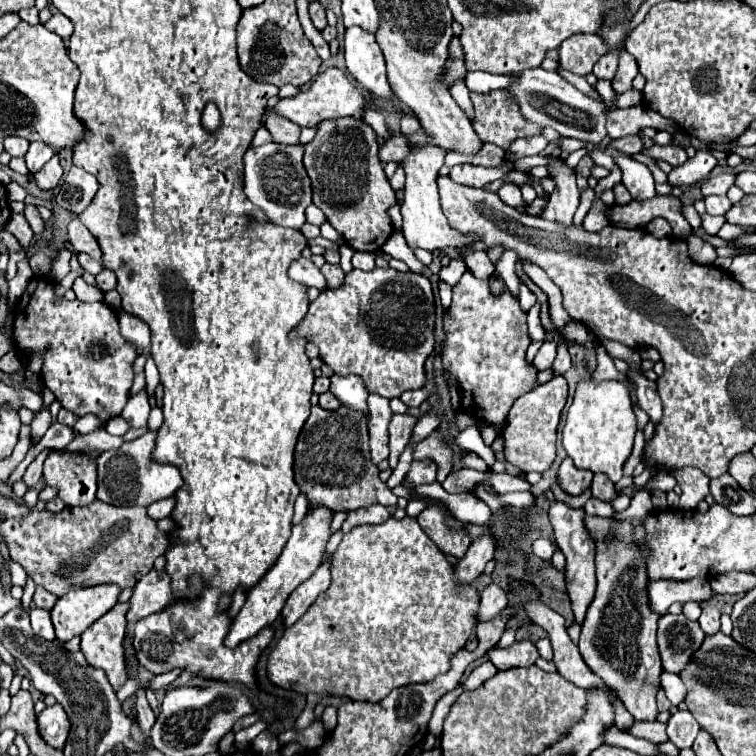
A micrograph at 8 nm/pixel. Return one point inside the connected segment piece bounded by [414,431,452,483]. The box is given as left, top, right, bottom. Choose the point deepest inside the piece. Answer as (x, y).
(435, 447)

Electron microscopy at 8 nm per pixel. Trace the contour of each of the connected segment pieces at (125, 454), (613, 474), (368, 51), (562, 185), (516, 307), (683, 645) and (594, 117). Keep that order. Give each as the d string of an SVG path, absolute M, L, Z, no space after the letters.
M148 431L142 437L124 443L122 447L114 451L104 451L98 457L98 473L100 473L100 487L98 487L98 499L110 505L142 505L148 507L154 501L172 497L174 491L184 483L178 467L174 465L158 465L150 459L150 453L154 449L156 431Z
M582 379L576 387L574 403L568 411L566 425L562 431L562 445L564 445L566 453L574 459L574 465L578 469L590 469L594 473L606 473L614 483L618 483L622 477L622 465L632 451L634 435L636 435L636 415L632 411L632 399L630 399L628 389L618 381L596 383L594 379Z
M348 27L344 35L344 55L350 75L378 101L394 101L396 93L390 89L386 77L386 61L376 37L358 27Z
M562 157L550 159L548 173L556 181L556 189L550 193L550 201L542 217L570 225L578 207L578 197L580 197L580 191L576 187L576 173L568 167L566 159Z
M466 271L462 279L454 285L452 305L444 309L444 337L446 337L442 345L444 381L454 383L462 391L462 407L466 409L464 413L494 427L498 435L502 435L502 429L506 427L506 417L512 403L538 387L536 383L538 371L534 369L534 363L526 361L526 349L532 343L528 337L526 317L528 313L522 311L518 297L514 297L508 289L504 289L500 295L494 295L490 289L490 281L474 277L472 271Z
M672 613L658 619L658 647L664 671L682 671L702 641L704 633L696 621L688 621L684 615Z
M534 67L510 77L512 77L512 85L508 87L508 93L518 101L526 121L542 127L552 127L562 137L574 137L586 143L600 143L606 137L604 105L586 97L582 91L578 91L558 73L546 71L542 67Z

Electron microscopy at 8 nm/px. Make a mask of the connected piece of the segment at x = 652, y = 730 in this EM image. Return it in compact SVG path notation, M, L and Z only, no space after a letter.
M634 721L630 727L630 735L640 737L640 739L648 739L652 743L668 741L666 725L660 721Z

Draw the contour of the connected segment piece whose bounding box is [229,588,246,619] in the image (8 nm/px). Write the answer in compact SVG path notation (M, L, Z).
M238 588L235 591L234 595L232 596L232 603L229 608L230 617L232 617L232 619L234 619L236 615L239 613L240 609L245 603L245 600L246 600L246 594L243 588Z

